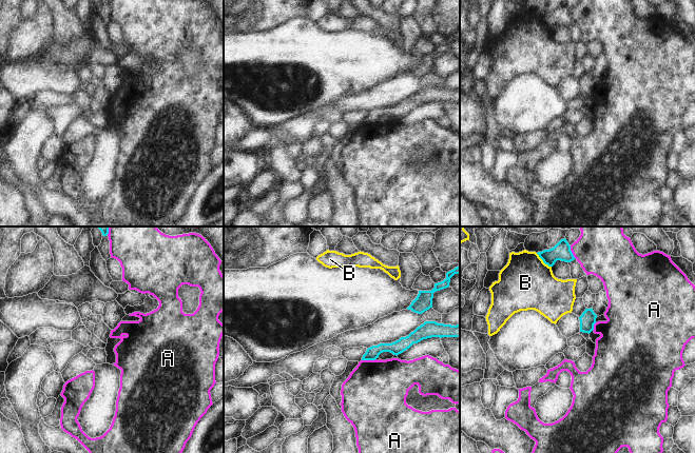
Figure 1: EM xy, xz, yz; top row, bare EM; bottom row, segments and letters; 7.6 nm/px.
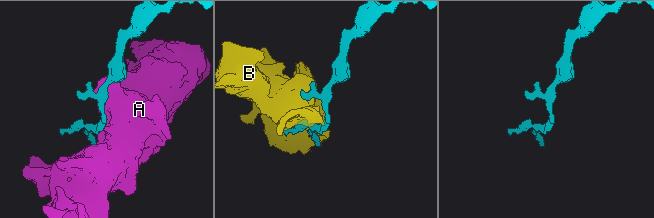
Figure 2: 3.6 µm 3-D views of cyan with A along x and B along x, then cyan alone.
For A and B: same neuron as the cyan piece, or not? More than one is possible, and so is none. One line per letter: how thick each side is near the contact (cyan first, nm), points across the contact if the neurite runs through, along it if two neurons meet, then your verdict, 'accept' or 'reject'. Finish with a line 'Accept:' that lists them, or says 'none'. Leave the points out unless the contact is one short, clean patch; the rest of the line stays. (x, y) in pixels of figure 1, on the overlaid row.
A: calibres 100 and 480 nm; reject
B: calibres 140 and 400 nm; reject
Accept: none

